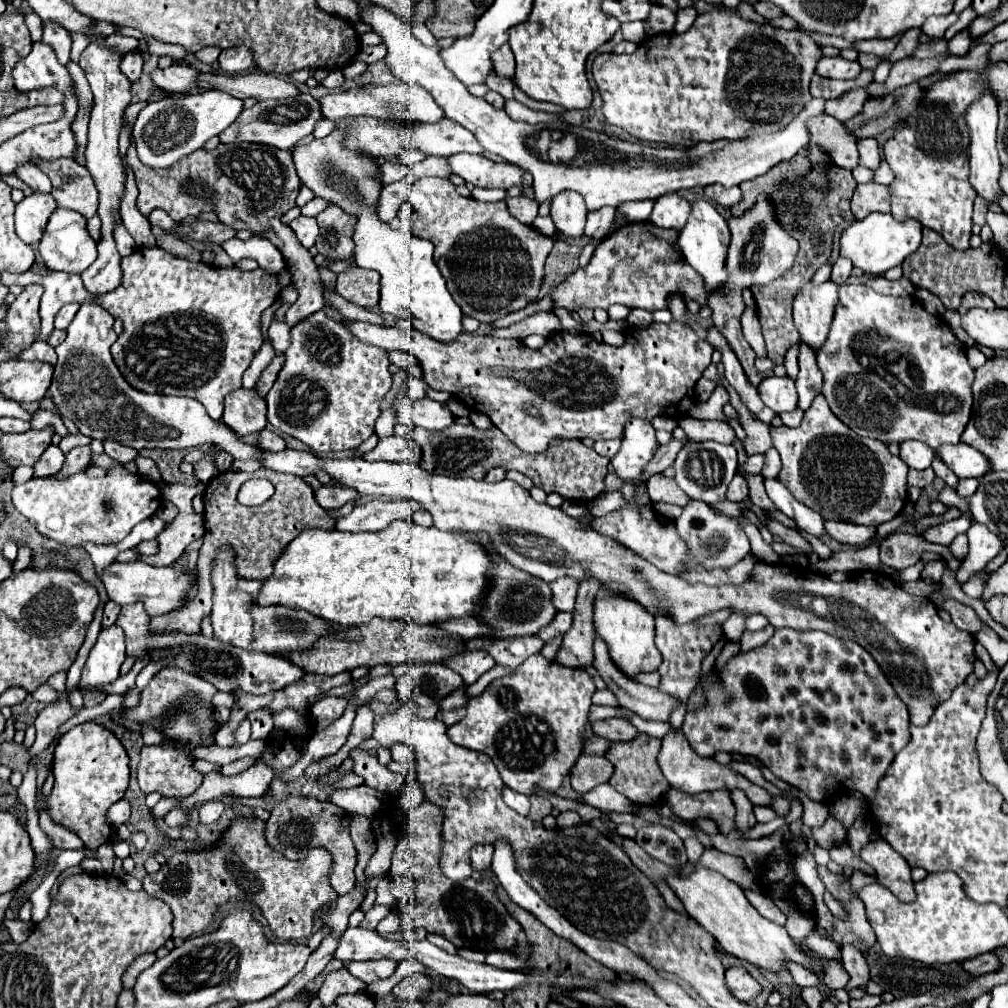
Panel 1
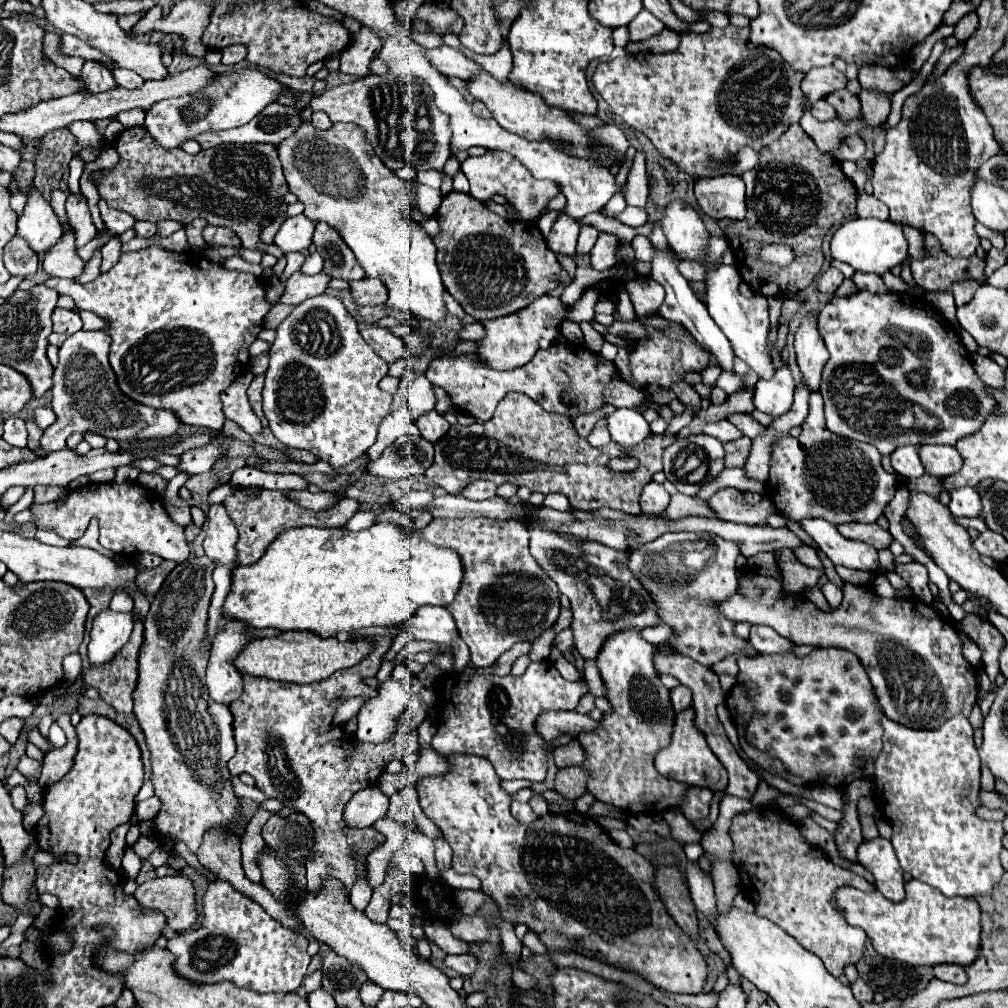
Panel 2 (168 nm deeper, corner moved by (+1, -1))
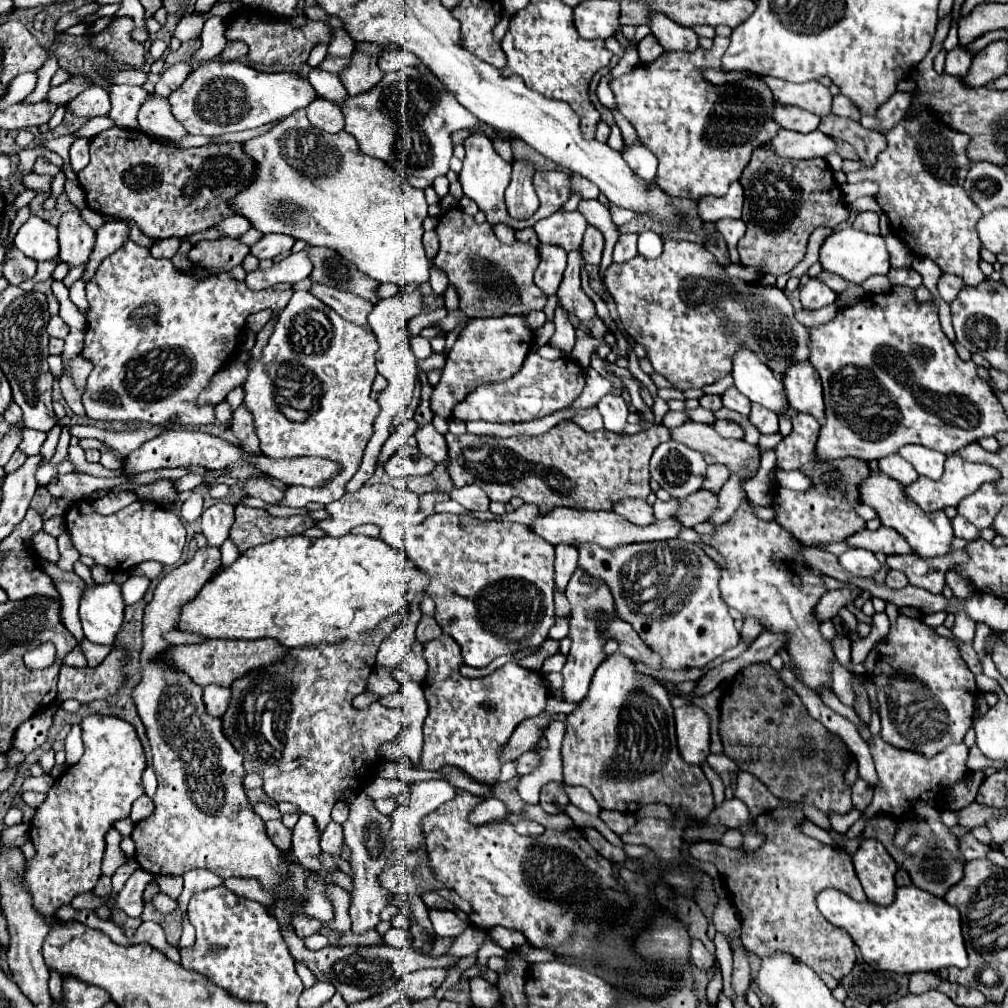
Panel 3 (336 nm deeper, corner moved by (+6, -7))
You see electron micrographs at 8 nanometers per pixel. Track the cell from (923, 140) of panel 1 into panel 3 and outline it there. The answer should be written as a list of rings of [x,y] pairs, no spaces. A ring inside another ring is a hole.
[[[920,108],[914,114],[906,114],[886,134],[886,140],[888,140],[888,148],[878,156],[876,164],[866,170],[847,173],[847,182],[874,180],[878,184],[878,194],[874,198],[890,220],[890,232],[902,242],[906,242],[906,246],[916,256],[932,258],[942,268],[942,272],[960,276],[966,282],[966,286],[978,286],[980,282],[986,280],[986,276],[978,268],[978,262],[980,262],[978,252],[980,252],[982,242],[976,234],[976,222],[982,216],[982,212],[978,210],[978,206],[974,206],[974,202],[964,190],[964,180],[972,164],[972,160],[968,158],[970,136],[940,122],[934,110]]]

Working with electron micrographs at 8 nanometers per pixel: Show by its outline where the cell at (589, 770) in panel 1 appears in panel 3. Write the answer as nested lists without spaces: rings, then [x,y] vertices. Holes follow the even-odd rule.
[[[548,782],[546,786],[542,786],[540,806],[548,814],[560,814],[560,812],[564,812],[564,808],[566,808],[568,802],[570,802],[570,798],[568,798],[562,782]]]

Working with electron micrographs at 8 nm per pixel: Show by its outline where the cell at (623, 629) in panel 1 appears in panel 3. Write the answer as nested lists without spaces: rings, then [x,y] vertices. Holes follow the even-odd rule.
[[[616,652],[610,654],[594,672],[588,696],[580,702],[580,708],[568,716],[568,728],[562,744],[562,766],[564,766],[564,784],[584,786],[592,792],[598,806],[604,810],[618,812],[638,812],[640,808],[654,802],[664,802],[674,812],[684,812],[688,818],[706,820],[714,808],[712,788],[706,780],[702,768],[682,762],[676,746],[674,732],[674,710],[670,704],[670,694],[666,686],[636,670],[632,658]]]

